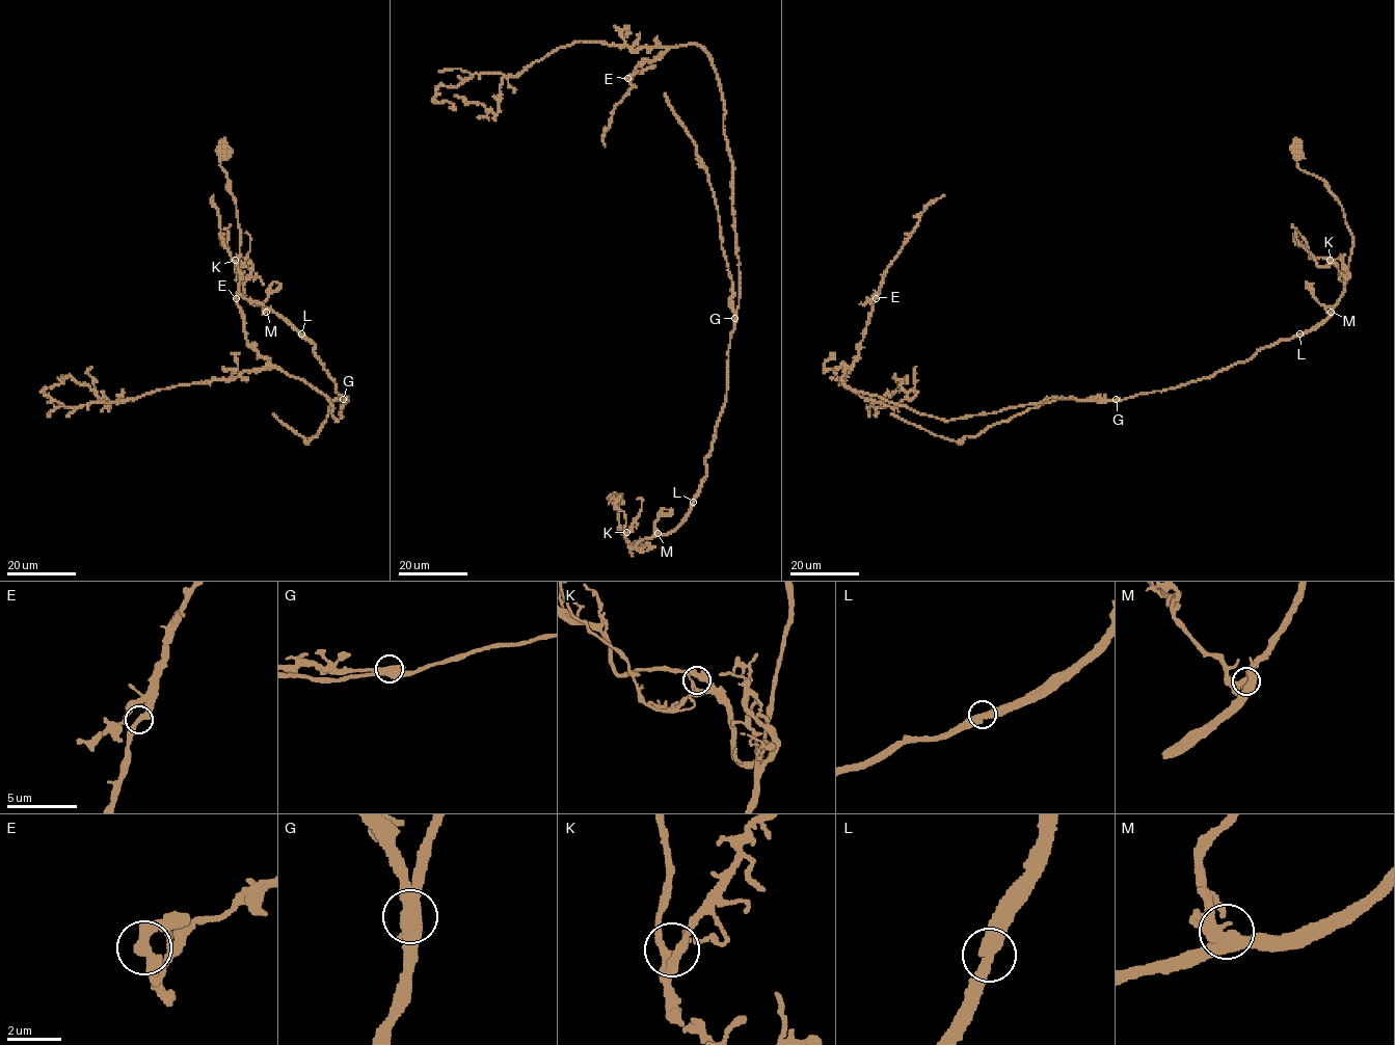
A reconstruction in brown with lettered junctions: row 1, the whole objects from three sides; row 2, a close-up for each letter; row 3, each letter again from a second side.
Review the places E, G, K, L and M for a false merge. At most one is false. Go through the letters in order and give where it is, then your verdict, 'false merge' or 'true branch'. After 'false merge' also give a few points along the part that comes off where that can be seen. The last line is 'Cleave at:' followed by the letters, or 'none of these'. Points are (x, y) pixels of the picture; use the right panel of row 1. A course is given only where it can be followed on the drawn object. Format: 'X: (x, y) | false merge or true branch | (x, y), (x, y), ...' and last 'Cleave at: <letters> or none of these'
E: (876, 298) | true branch
G: (1116, 399) | false merge | (1116, 399), (1057, 399), (990, 425), (975, 436), (957, 440), (934, 435), (890, 413)
K: (1330, 260) | true branch
L: (1299, 333) | true branch
M: (1331, 312) | true branch
Cleave at: G

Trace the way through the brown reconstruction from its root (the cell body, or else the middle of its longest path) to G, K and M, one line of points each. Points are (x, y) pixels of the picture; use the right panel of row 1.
G: (1295, 151), (1297, 165), (1319, 177), (1340, 205), (1352, 238), (1343, 295), (1332, 313), (1208, 377), (1116, 399)
K: (1295, 151), (1297, 165), (1319, 177), (1340, 205), (1352, 238), (1344, 279), (1330, 260)
M: (1295, 151), (1297, 165), (1319, 177), (1340, 205), (1352, 238), (1343, 295), (1331, 312)

